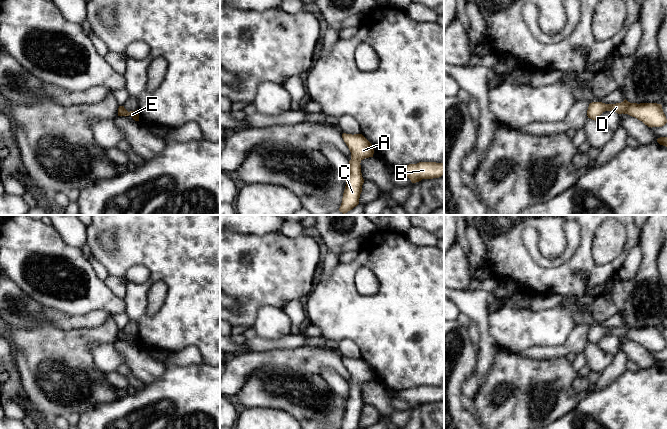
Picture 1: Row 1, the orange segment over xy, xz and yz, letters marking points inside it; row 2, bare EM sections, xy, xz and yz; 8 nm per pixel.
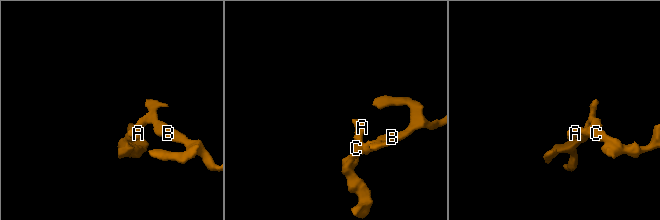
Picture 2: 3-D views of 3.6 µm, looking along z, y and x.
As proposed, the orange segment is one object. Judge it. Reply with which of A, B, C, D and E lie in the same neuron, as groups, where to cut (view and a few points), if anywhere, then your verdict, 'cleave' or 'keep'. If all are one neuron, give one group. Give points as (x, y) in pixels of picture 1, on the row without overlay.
groups A B C D E; cut none; keep

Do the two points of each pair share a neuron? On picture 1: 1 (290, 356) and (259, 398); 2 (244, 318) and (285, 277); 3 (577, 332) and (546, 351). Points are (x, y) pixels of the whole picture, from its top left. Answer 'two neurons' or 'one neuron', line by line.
1: two neurons
2: one neuron
3: one neuron

